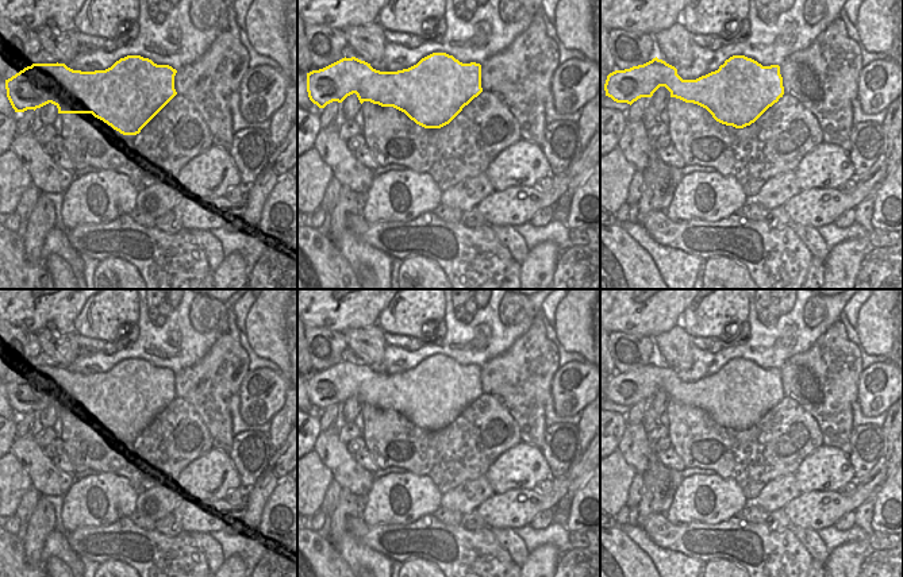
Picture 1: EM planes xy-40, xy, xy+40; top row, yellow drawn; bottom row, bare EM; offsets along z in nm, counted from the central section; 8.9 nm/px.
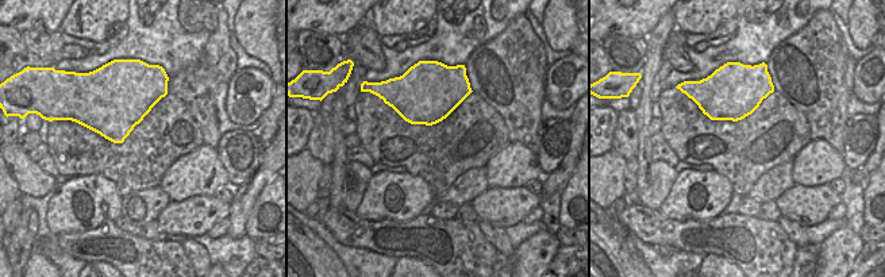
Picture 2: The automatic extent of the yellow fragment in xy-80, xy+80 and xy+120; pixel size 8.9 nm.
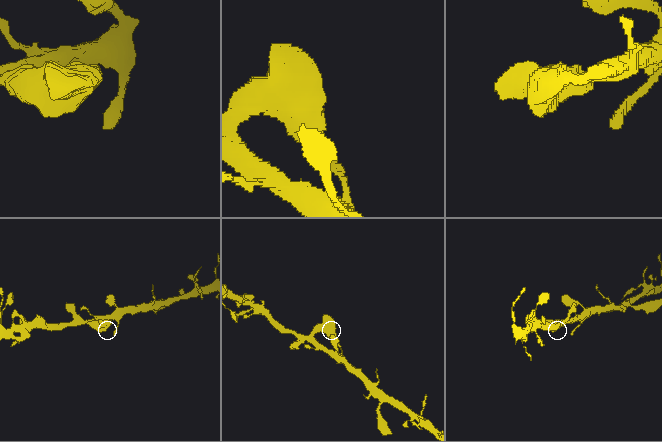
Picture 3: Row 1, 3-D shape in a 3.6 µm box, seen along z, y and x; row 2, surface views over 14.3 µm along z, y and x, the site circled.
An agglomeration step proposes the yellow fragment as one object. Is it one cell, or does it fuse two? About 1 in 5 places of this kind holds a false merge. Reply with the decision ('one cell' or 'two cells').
one cell

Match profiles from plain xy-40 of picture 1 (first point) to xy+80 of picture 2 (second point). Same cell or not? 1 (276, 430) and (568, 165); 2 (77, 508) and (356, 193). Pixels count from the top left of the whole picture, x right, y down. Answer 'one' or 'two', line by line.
1: one
2: two

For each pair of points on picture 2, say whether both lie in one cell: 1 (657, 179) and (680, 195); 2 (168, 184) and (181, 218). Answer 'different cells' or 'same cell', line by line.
1: different cells
2: different cells

